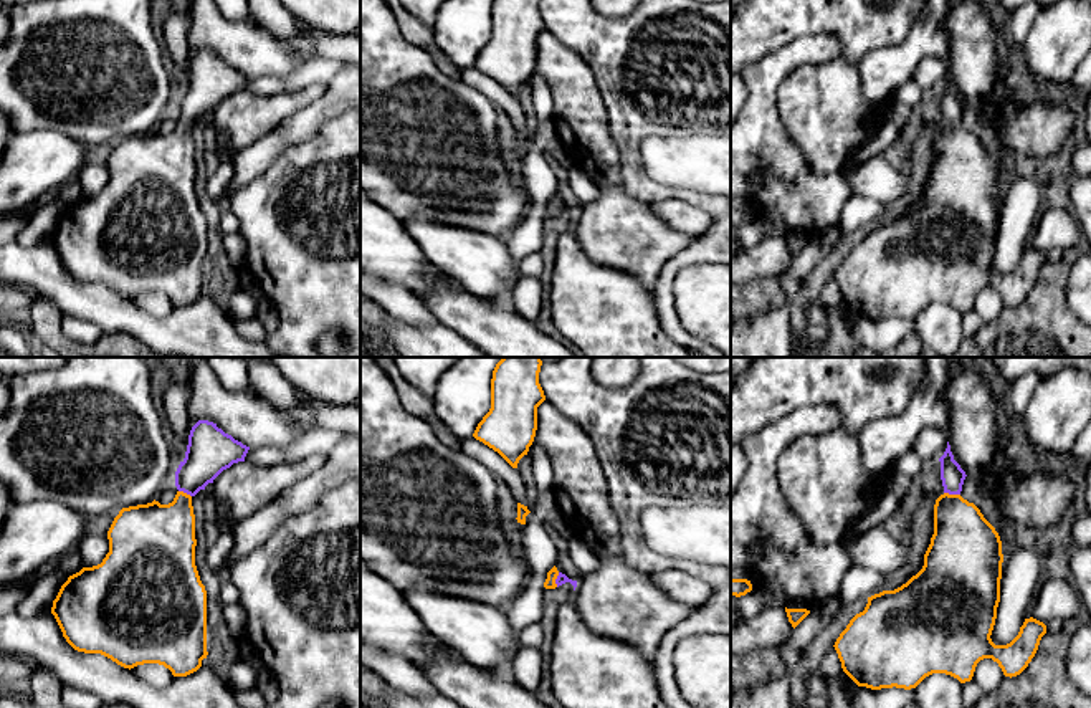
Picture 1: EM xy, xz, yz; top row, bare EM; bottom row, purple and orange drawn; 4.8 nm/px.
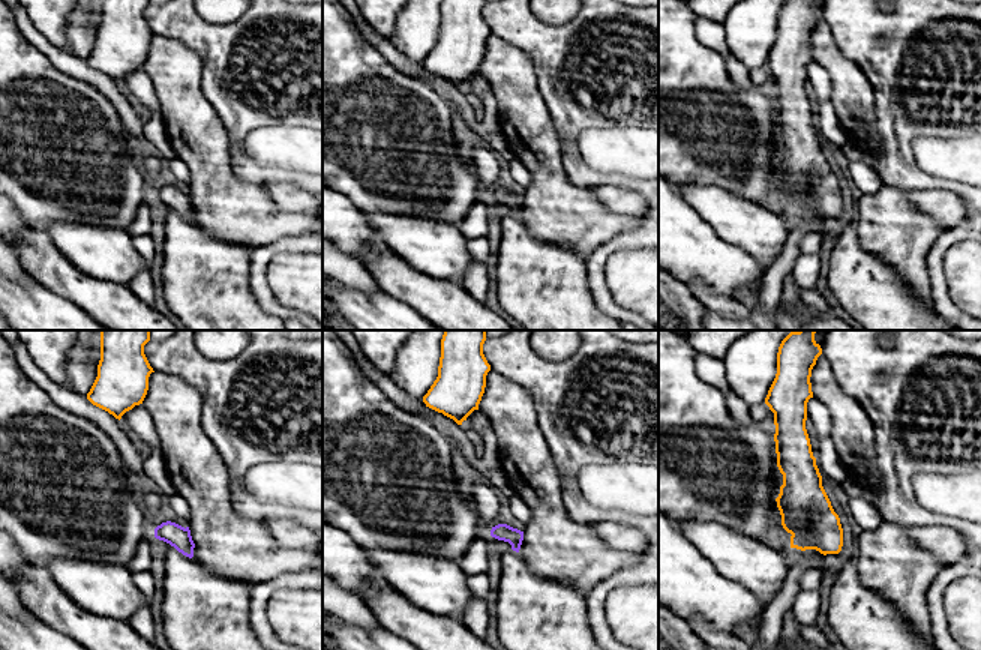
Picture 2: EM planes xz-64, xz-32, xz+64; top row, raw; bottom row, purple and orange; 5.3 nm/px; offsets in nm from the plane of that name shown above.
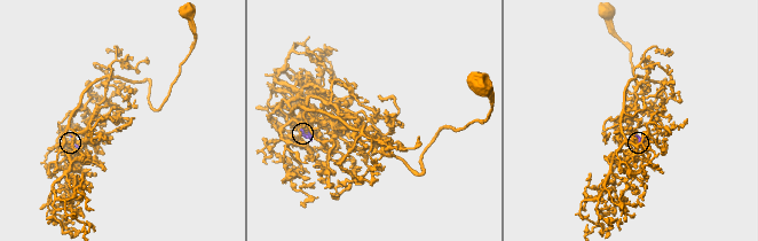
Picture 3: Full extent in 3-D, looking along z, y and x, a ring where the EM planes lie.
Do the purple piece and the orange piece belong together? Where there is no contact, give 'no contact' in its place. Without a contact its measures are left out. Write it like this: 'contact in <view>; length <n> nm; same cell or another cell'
contact in yz; length 80 nm; same cell

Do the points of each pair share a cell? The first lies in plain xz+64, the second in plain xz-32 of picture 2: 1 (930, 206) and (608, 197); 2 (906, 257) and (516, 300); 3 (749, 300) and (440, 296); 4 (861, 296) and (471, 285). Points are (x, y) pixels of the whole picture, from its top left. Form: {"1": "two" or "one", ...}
{"1": "one", "2": "two", "3": "one", "4": "two"}

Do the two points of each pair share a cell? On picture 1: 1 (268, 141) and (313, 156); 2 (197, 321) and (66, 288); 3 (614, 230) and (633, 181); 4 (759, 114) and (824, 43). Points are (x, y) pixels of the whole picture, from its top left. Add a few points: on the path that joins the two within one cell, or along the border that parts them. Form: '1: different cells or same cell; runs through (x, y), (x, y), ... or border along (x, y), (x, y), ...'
1: different cells; border along (319, 126), (311, 138), (291, 143), (260, 176)
2: same cell; runs through (164, 328), (146, 328), (100, 305)
3: different cells; border along (620, 156), (622, 187), (630, 196), (650, 204)
4: same cell; runs through (762, 91), (762, 85), (800, 50)

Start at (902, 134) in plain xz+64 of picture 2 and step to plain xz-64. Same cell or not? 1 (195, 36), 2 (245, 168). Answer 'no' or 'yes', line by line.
1: yes
2: yes

